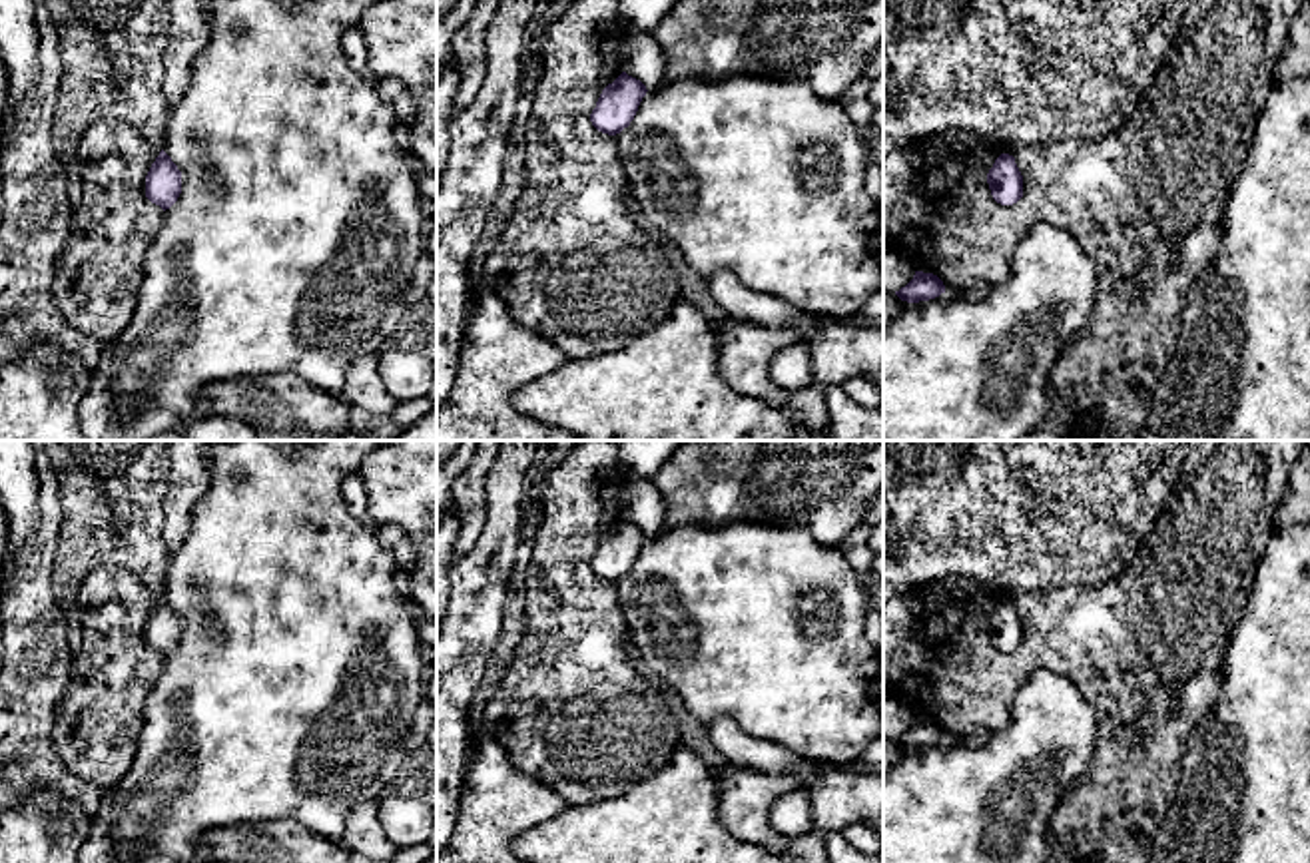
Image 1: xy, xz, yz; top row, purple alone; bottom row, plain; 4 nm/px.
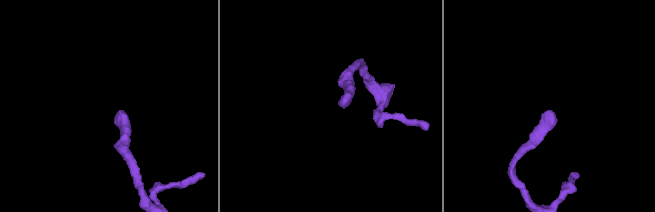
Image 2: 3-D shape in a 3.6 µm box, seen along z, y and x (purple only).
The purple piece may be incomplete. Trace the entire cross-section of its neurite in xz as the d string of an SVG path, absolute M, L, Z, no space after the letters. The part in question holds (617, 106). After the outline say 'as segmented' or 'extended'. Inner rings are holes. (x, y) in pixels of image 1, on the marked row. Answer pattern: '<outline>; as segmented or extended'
M622 72L602 90L596 108L590 114L592 126L608 136L620 134L634 120L646 92L648 90L640 80Z; as segmented

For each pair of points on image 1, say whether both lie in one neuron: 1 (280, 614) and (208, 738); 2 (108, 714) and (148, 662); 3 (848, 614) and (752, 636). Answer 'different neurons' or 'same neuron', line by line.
1: same neuron
2: same neuron
3: same neuron

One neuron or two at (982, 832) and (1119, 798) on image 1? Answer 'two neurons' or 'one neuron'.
two neurons

